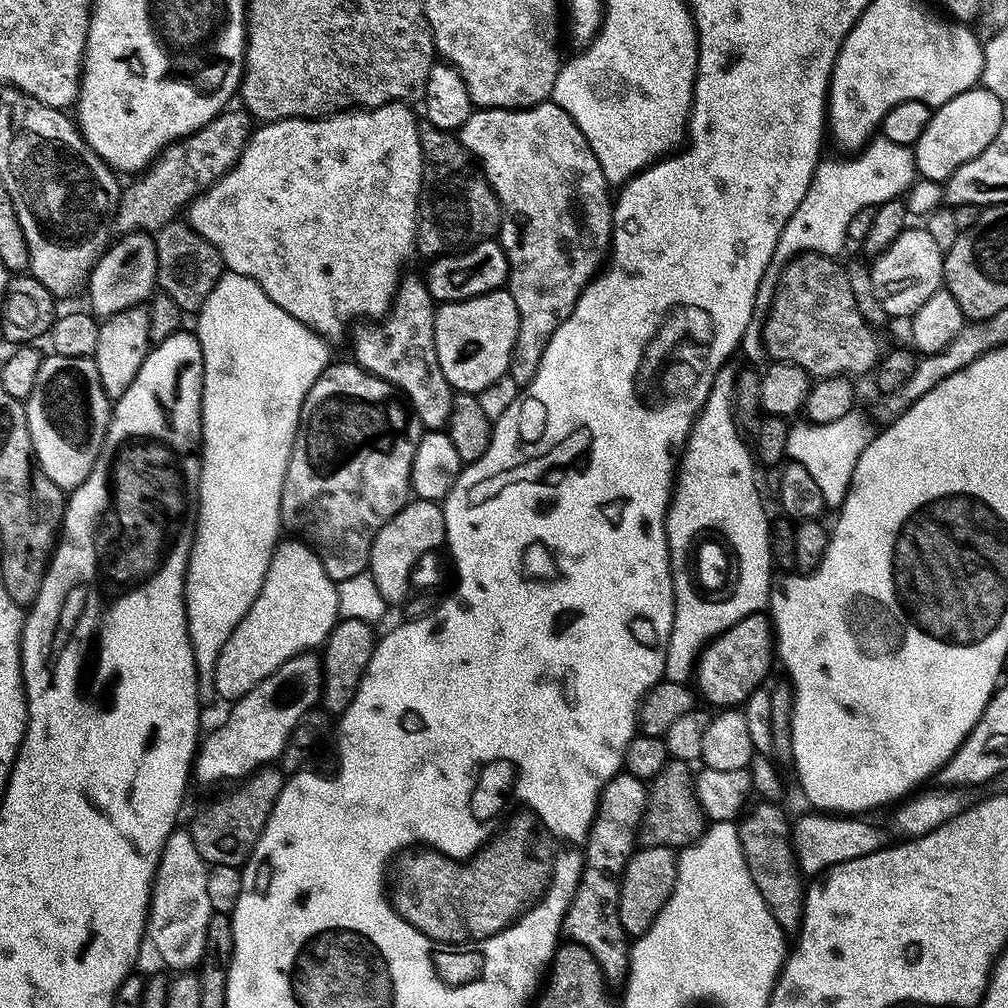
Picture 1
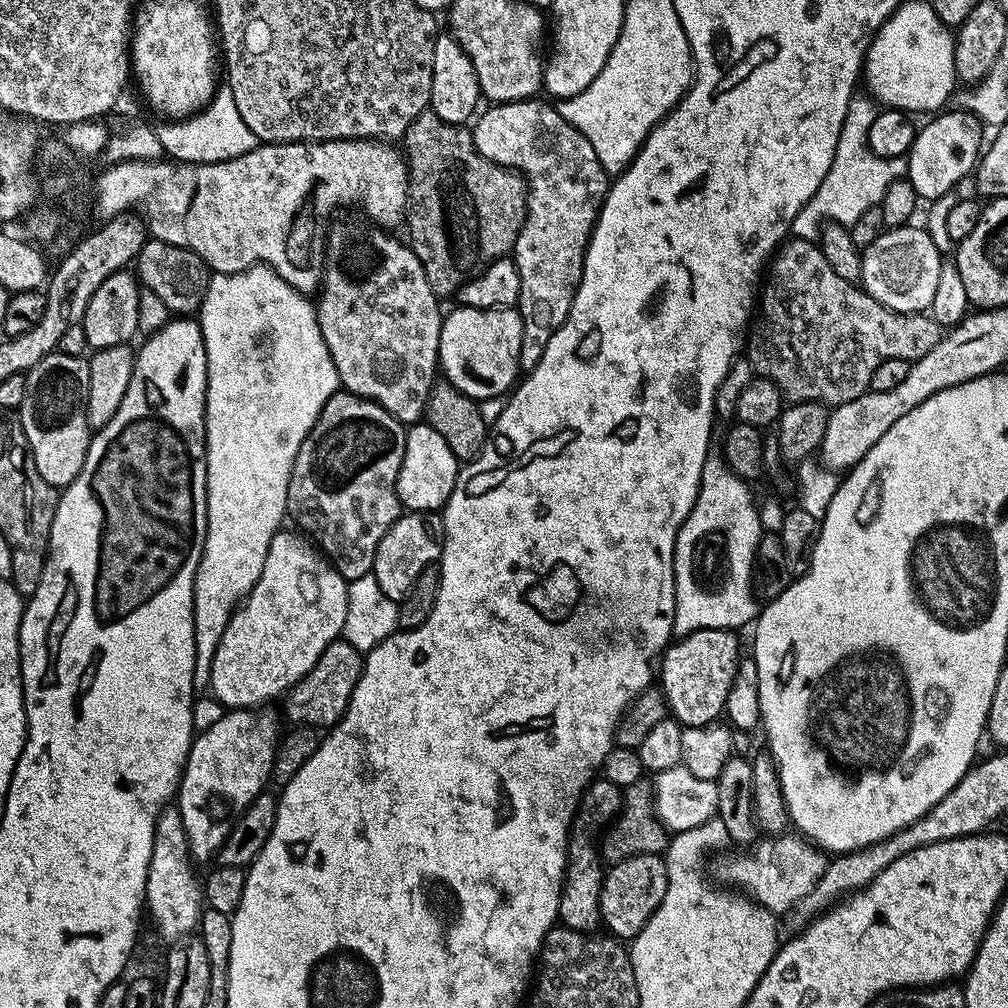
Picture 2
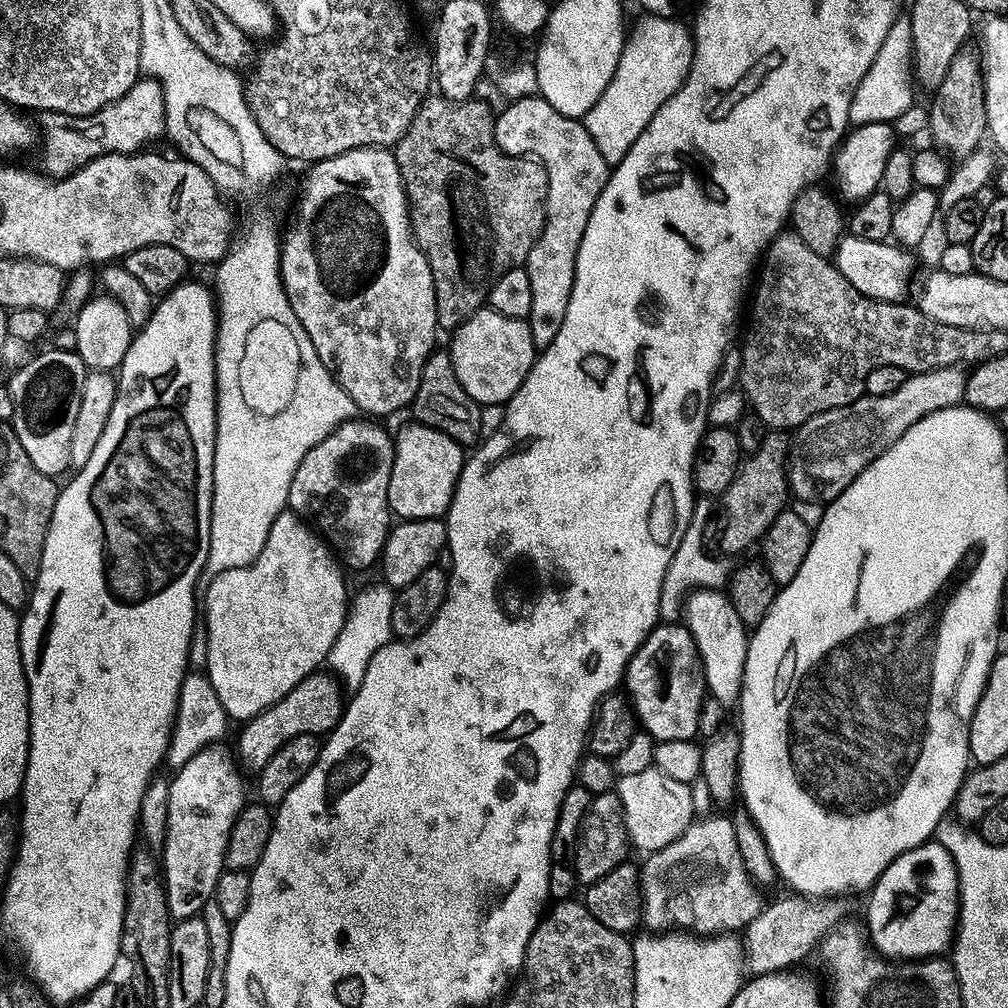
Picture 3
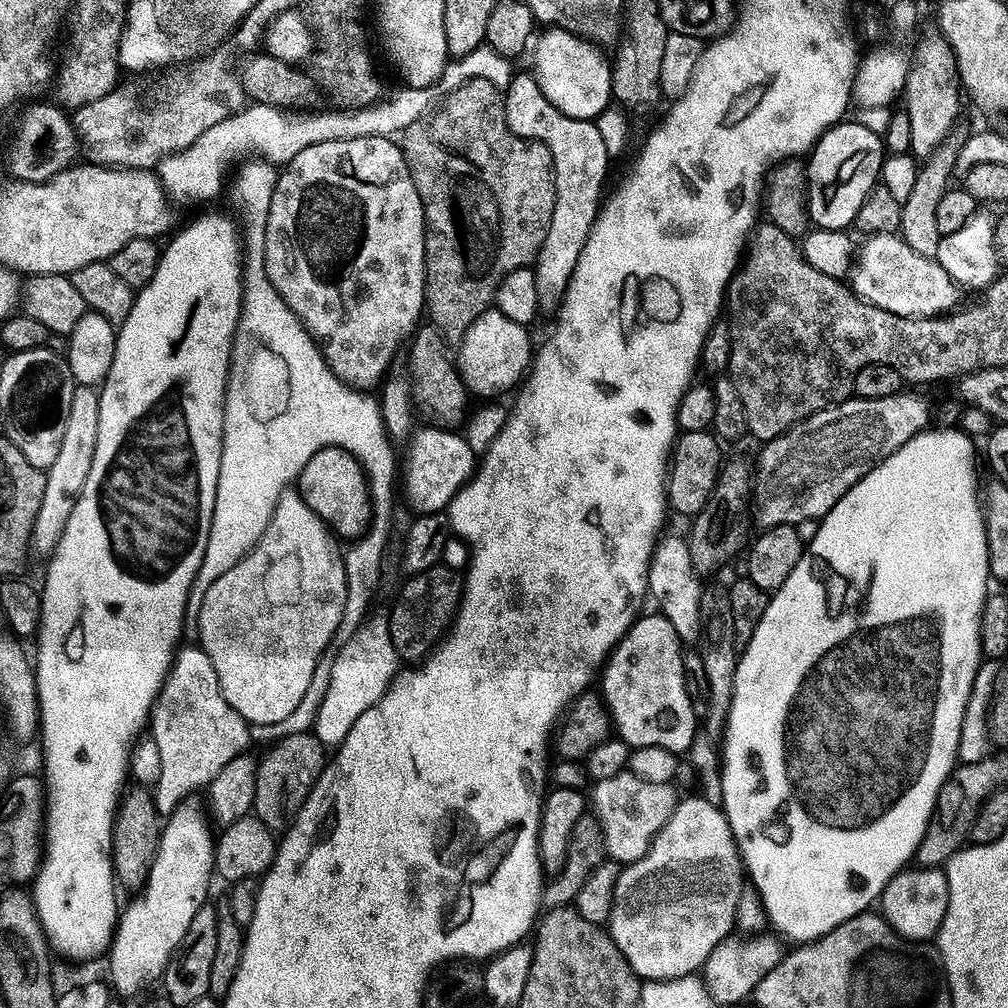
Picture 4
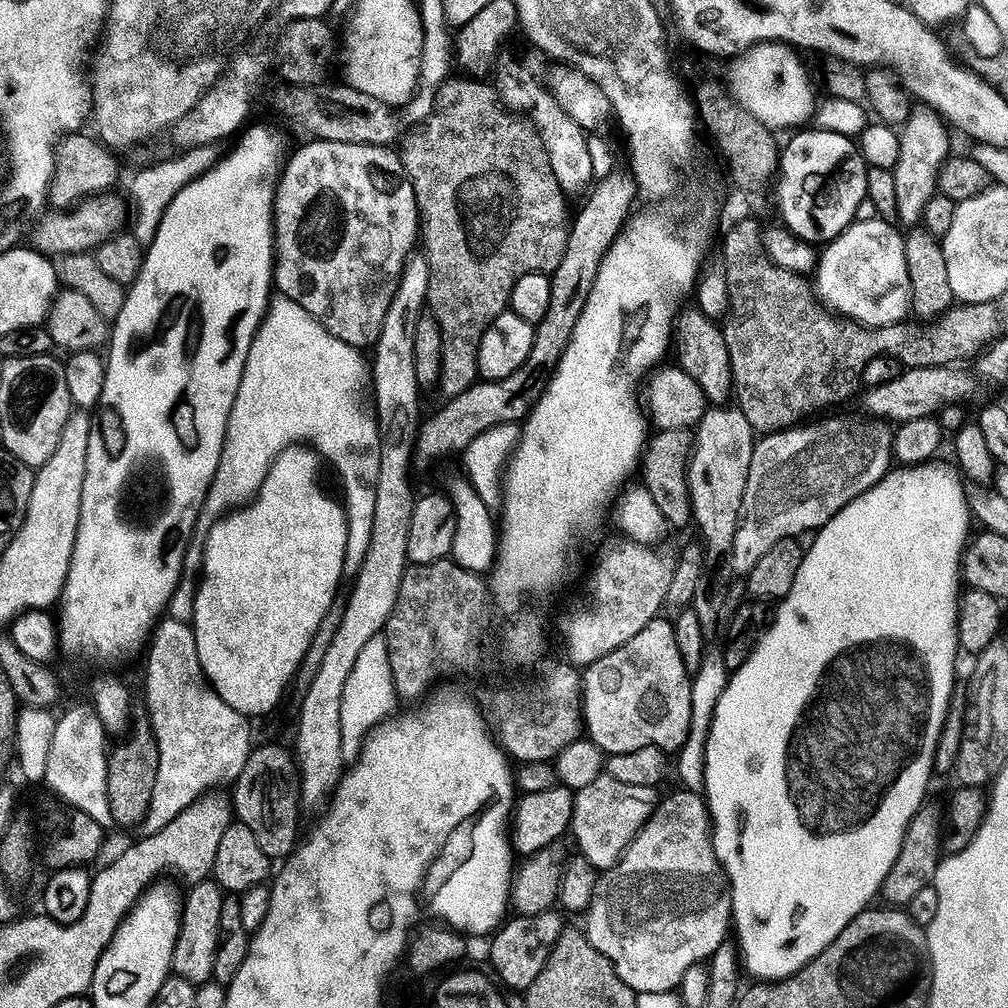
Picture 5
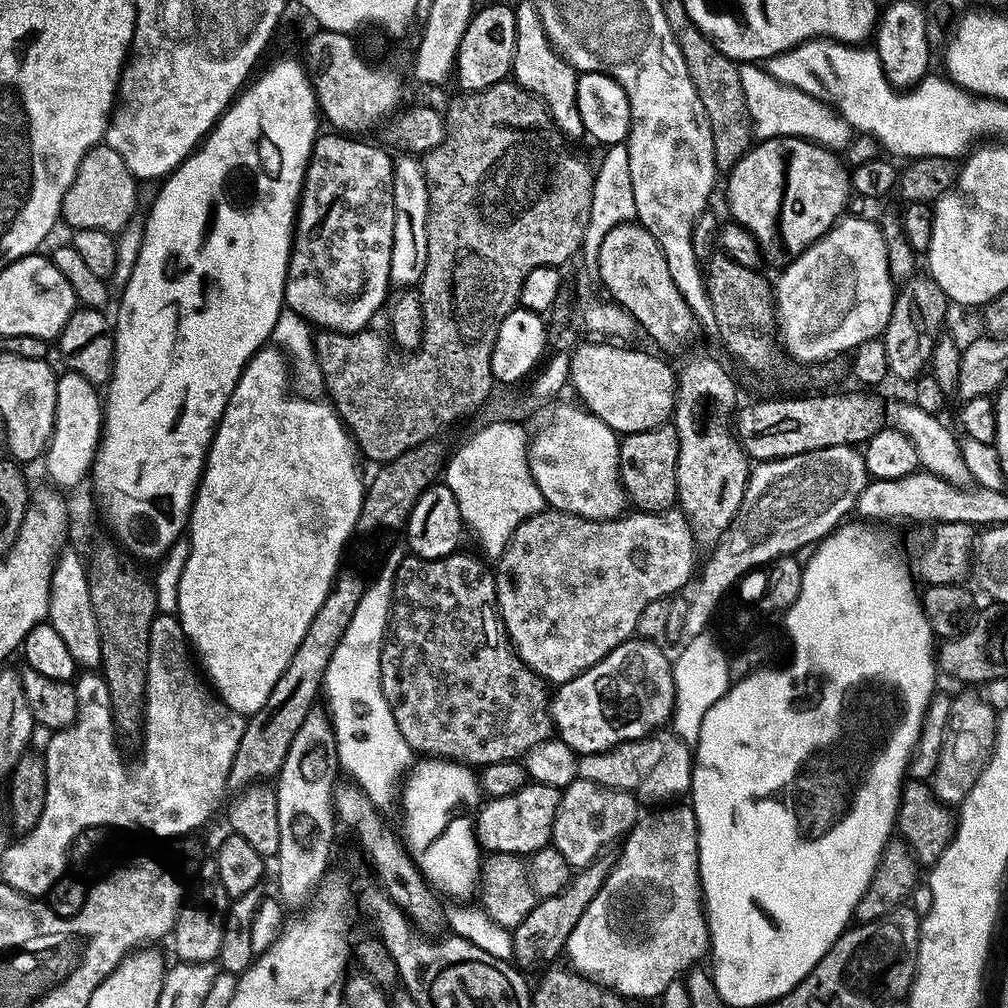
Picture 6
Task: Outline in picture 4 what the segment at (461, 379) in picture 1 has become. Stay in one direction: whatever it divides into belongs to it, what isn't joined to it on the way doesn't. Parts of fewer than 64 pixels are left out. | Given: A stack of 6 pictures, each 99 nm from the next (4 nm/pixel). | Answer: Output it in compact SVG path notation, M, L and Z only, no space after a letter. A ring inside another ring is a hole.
M495 310L482 313L472 323L458 345L460 377L467 384L469 393L496 398L499 392L508 392L512 387L515 389L525 379L534 360L534 344L532 348L528 332L525 325L510 322L506 314Z

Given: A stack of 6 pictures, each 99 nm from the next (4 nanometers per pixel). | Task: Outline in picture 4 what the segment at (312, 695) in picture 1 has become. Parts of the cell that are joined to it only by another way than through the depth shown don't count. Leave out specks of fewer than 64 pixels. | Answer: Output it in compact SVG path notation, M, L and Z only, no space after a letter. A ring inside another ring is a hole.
M196 798L185 799L163 821L158 854L154 858L154 866L150 866L142 895L129 899L132 901L128 909L119 913L110 951L106 956L107 979L117 997L136 996L151 980L159 981L163 977L164 967L178 942L182 942L186 930L190 930L194 914L198 914L198 910L209 903L208 883L214 880L216 840L214 832L212 836L213 825L206 819L201 801L199 804L192 799Z

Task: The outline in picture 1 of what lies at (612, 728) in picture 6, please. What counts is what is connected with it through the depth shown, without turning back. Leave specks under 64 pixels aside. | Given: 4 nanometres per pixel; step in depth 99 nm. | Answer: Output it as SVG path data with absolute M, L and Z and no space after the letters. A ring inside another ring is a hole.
M761 611L742 617L722 635L705 645L694 669L697 691L716 708L734 708L743 705L757 691L774 660L774 629L769 617Z

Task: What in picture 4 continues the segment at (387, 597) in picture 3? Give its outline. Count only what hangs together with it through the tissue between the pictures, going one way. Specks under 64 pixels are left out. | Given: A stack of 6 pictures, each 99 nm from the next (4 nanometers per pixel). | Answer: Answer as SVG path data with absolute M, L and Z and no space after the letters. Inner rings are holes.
M383 615L365 619L359 630L340 647L330 670L330 690L316 715L314 731L325 746L339 746L350 726L382 698L398 671L398 657L390 638L387 619Z

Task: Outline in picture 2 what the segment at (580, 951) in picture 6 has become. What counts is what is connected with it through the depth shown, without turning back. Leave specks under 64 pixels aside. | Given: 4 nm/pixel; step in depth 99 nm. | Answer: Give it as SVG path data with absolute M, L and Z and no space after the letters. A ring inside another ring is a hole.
M796 834L777 835L771 842L773 844L762 845L757 856L751 856L748 850L744 850L741 851L744 852L741 856L718 861L716 876L721 880L721 885L728 886L728 883L732 883L733 889L747 894L766 911L788 914L802 898L806 898L806 894L810 894L810 890L814 890L814 886L828 869L830 860L823 851L809 846Z

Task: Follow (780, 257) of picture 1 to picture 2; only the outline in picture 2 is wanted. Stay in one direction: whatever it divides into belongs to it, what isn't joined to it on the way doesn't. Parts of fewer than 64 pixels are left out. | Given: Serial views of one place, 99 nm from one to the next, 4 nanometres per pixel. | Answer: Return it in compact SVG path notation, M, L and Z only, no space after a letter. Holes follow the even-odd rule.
M857 95L849 102L838 146L834 150L834 162L830 162L830 170L826 170L822 186L814 190L814 198L810 198L810 202L806 202L806 206L802 206L800 213L792 220L790 232L793 237L815 241L824 221L845 226L858 222L858 218L862 218L866 210L879 205L882 194L886 194L886 186L907 173L908 162L905 157L889 158L874 154L870 150L868 131L878 108L867 95L864 96Z

